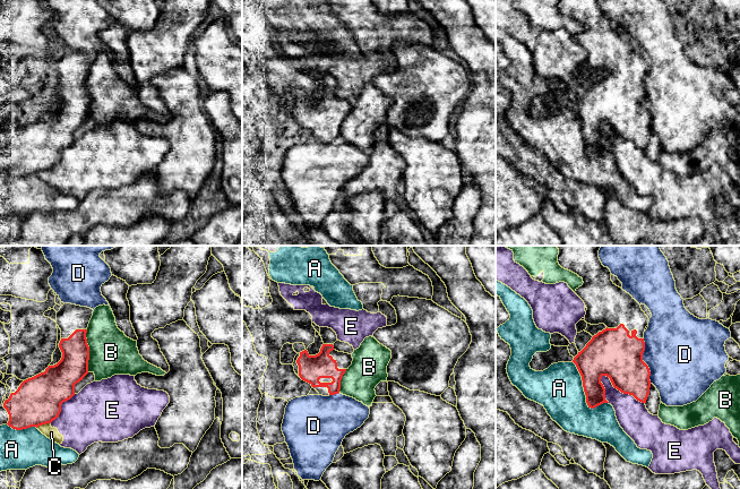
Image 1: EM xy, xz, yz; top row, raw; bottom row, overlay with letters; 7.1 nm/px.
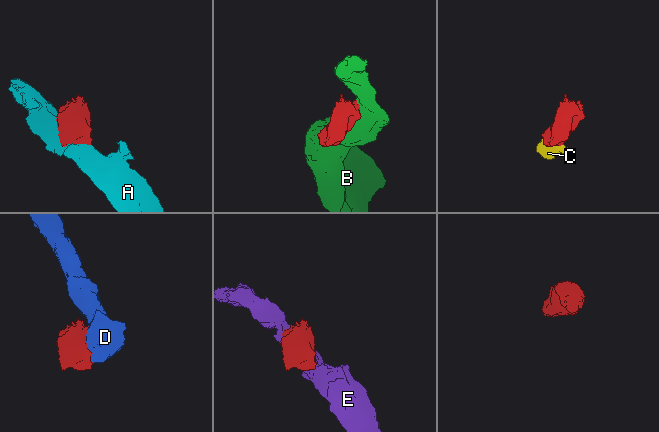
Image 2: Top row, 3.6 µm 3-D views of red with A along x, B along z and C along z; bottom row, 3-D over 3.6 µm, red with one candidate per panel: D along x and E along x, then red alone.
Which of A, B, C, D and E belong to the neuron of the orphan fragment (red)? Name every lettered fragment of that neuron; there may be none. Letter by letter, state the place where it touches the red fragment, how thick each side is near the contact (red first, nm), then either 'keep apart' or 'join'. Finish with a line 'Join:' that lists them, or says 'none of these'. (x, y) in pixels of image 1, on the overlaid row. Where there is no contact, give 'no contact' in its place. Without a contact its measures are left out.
A: yz (585, 393) | 240/340 nm | keep apart
B: xy (88, 351) | 200/320 nm | keep apart
C: xy (43, 423) | 340/80 nm | keep apart
D: yz (642, 360) | 340/440 nm | keep apart
E: yz (621, 392) | 320/220 nm | keep apart
Join: none of these

